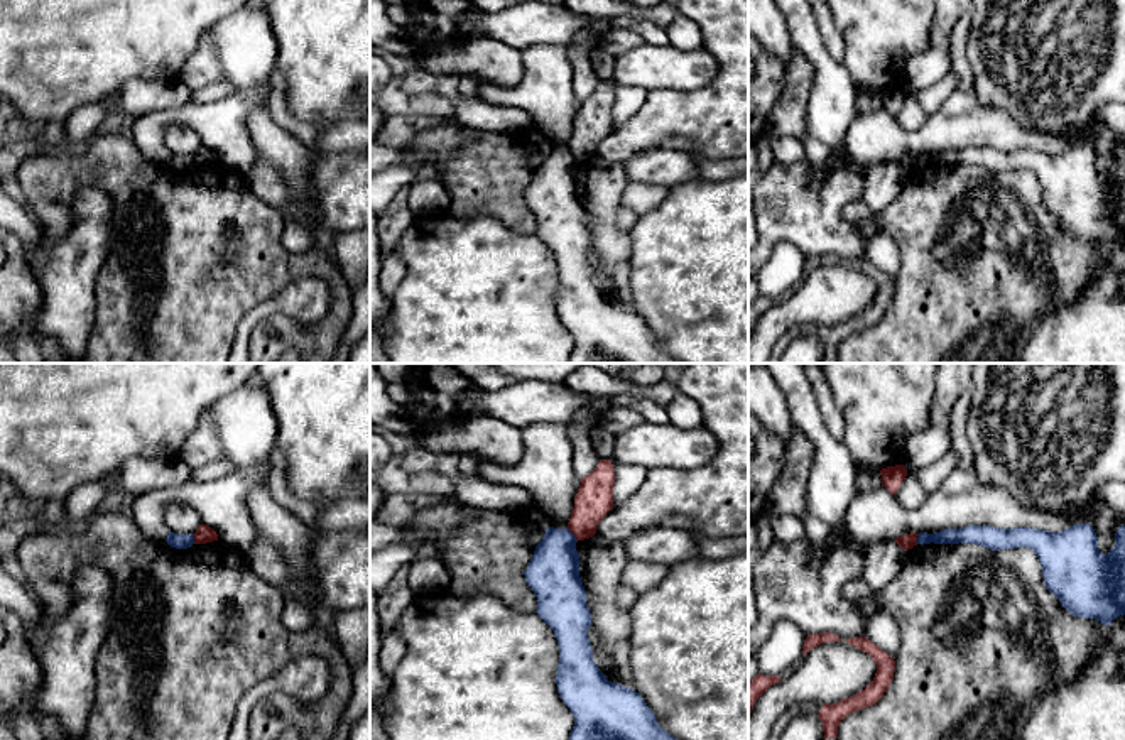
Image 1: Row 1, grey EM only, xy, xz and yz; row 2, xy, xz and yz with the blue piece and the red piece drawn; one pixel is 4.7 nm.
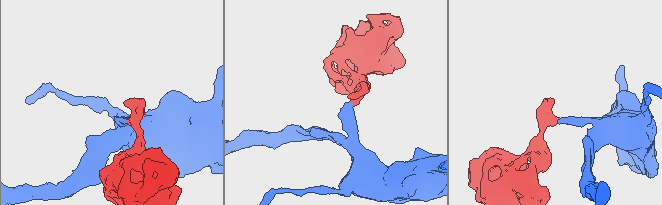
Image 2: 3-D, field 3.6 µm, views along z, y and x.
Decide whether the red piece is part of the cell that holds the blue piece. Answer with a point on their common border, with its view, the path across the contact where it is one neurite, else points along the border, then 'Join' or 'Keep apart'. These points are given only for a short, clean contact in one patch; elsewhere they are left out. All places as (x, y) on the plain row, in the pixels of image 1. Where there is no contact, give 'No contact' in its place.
Touches blue at xz (571, 156). Boundary: xz (568, 149), (576, 163). Keep apart

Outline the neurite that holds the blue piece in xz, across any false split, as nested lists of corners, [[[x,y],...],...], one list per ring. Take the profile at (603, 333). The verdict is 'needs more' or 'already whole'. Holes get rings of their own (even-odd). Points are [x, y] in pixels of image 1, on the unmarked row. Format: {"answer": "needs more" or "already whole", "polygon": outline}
{"answer": "already whole", "polygon": [[[547,149],[524,194],[537,218],[537,237],[554,252],[559,267],[557,314],[574,338],[569,363],[682,363],[660,350],[652,331],[633,311],[615,306],[598,291],[588,260],[591,235],[579,199],[576,159],[569,150]]]}

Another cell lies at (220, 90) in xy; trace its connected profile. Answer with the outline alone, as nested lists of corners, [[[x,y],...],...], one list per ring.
[[[230,83],[208,84],[199,90],[191,91],[189,101],[193,103],[216,101],[220,98],[233,95],[235,91],[236,88]]]

